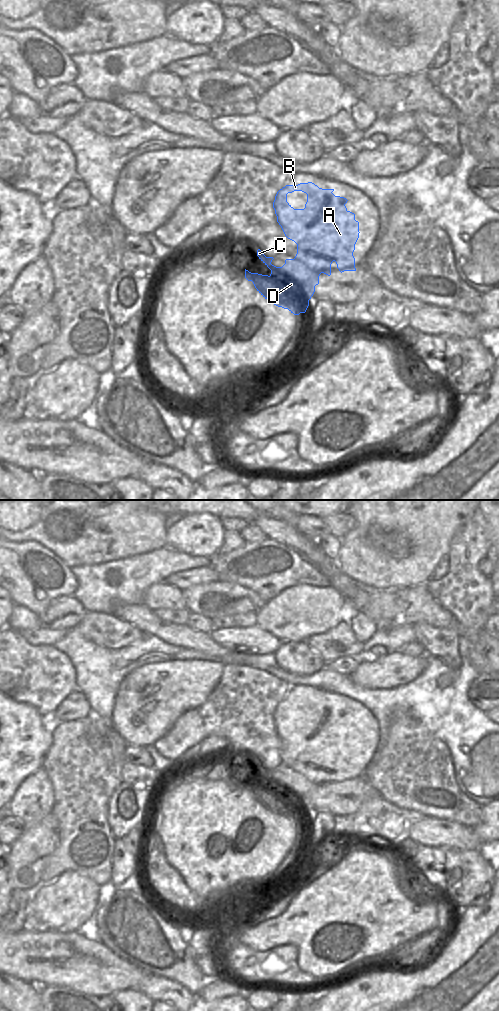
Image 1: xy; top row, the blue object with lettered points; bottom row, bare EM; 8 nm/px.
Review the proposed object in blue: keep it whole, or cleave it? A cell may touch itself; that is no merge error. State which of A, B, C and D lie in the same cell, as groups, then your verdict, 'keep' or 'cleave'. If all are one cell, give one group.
A B C D | keep

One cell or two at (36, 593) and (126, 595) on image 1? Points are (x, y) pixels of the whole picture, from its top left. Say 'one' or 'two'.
two

